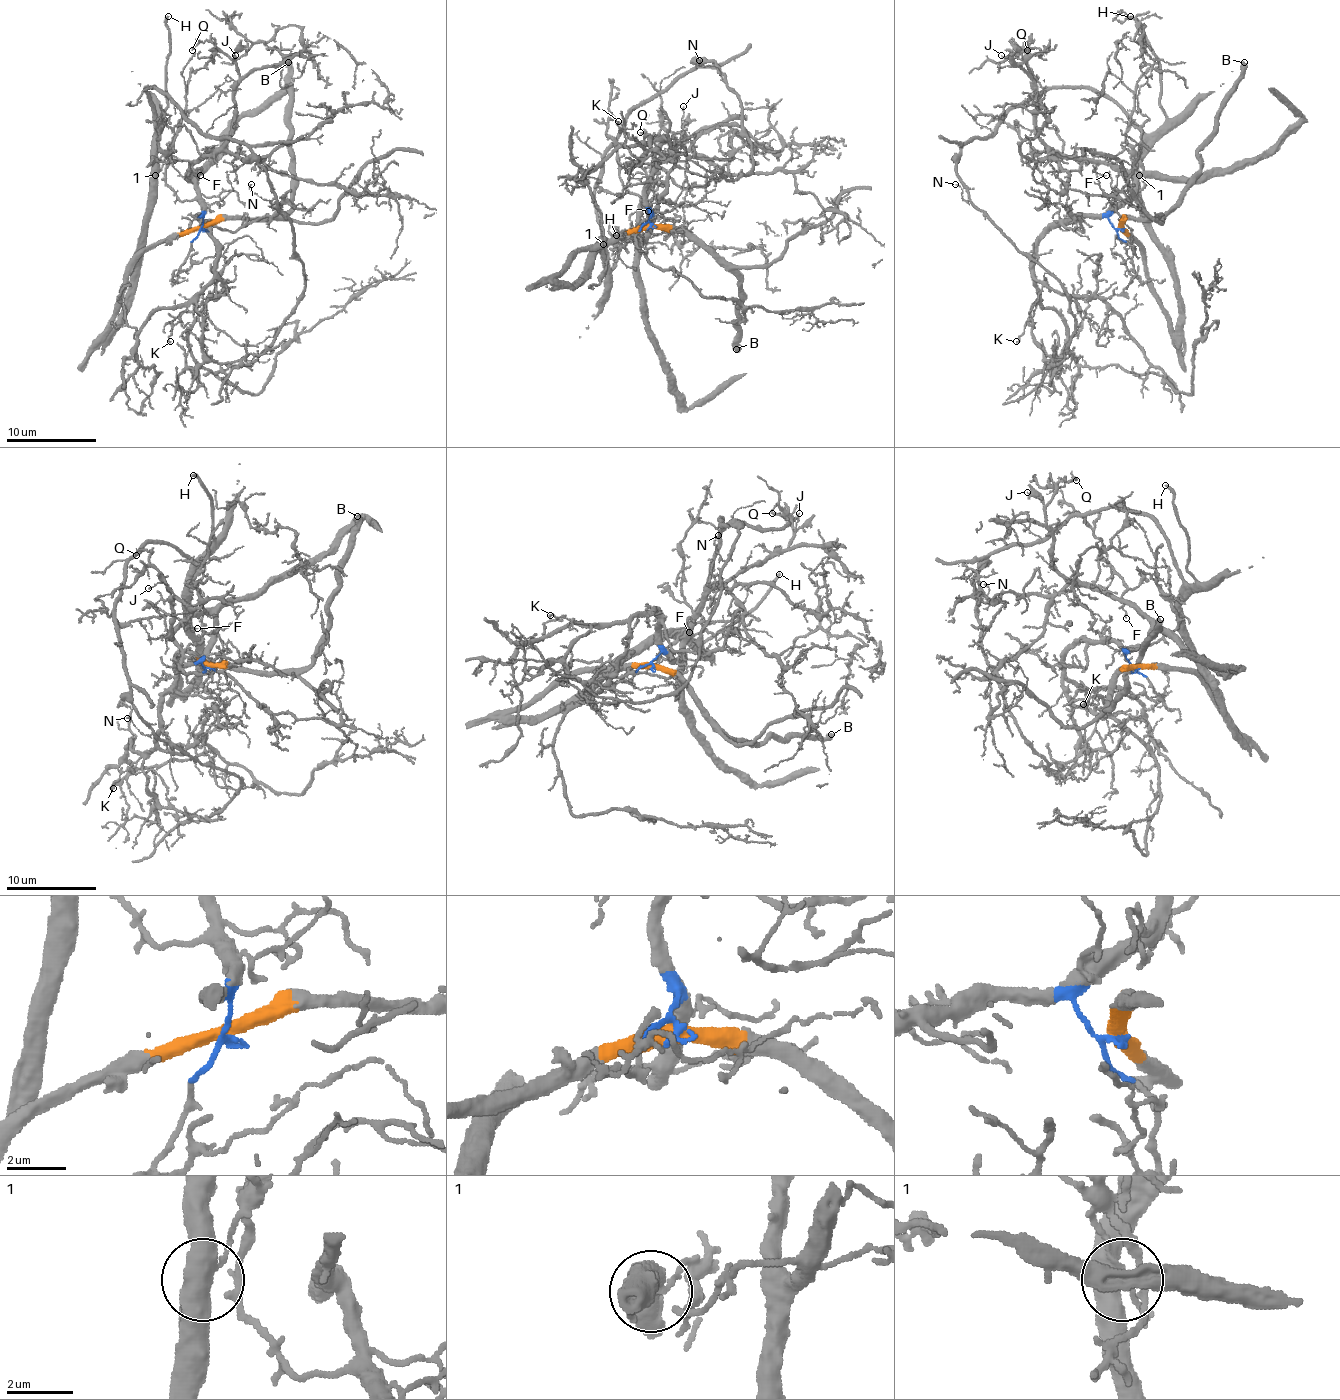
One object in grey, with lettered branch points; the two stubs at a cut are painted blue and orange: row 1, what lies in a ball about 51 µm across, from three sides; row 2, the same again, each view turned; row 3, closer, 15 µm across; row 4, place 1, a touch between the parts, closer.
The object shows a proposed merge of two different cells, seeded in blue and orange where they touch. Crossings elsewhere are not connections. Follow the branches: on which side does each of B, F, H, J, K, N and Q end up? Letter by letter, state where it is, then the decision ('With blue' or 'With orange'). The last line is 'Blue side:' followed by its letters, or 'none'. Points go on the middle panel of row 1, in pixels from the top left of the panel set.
B: Place: (736, 349). With orange
F: Place: (648, 211). With blue
H: Place: (616, 235). With orange
J: Place: (683, 106). With blue
K: Place: (618, 121). With blue
N: Place: (699, 60). With orange
Q: Place: (640, 132). With blue
Blue side: F, J, K, Q

